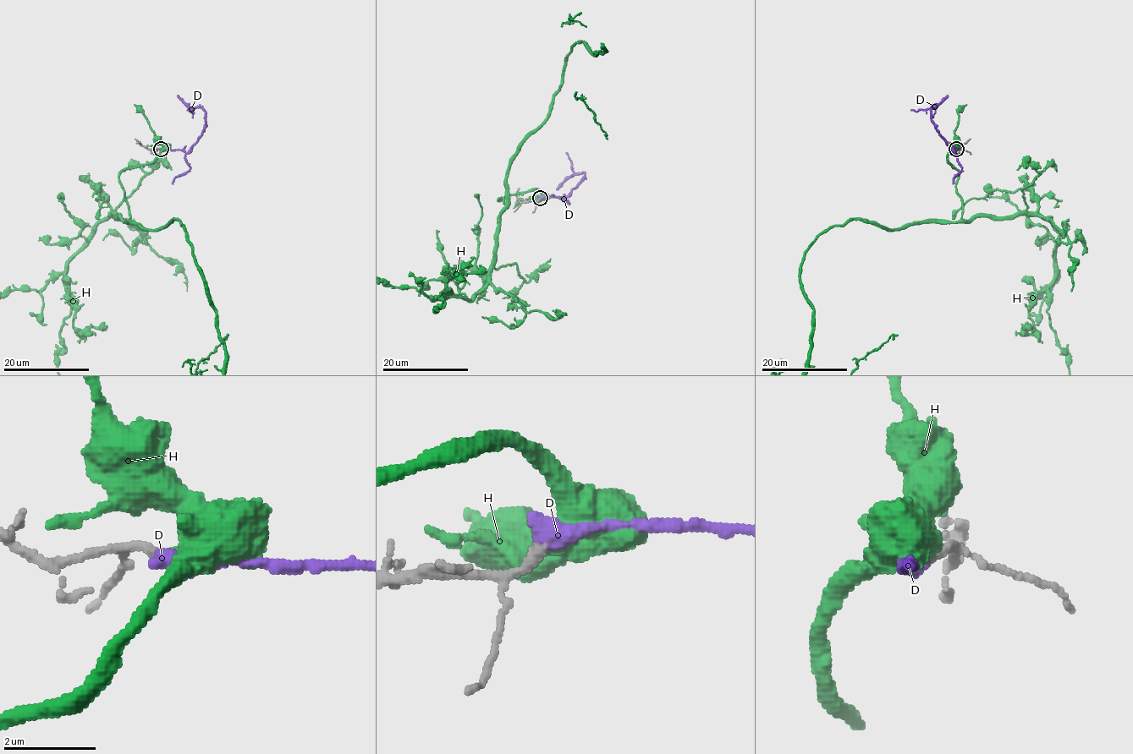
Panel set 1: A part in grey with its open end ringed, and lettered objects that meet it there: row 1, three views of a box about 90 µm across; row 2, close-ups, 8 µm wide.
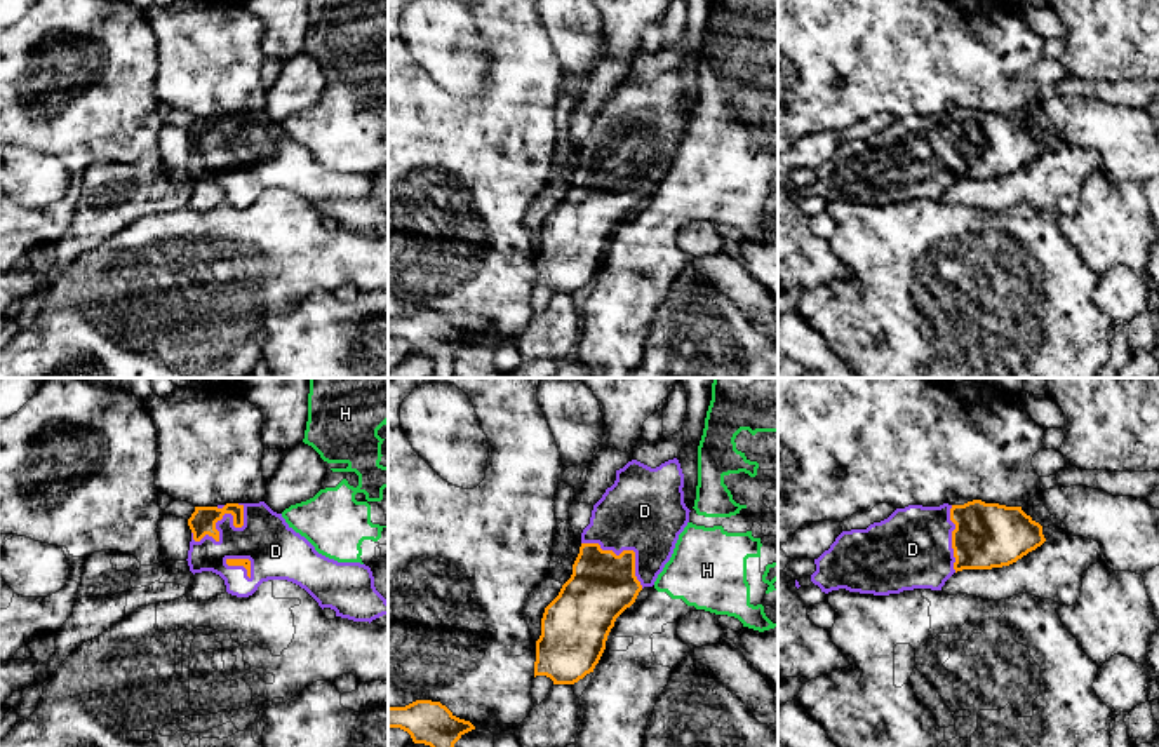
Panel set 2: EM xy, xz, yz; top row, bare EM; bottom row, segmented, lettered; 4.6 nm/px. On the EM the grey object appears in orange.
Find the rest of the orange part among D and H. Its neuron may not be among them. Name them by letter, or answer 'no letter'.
D

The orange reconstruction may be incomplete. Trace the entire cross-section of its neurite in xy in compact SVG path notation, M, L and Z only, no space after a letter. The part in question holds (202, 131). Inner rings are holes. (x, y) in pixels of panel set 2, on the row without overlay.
M265 111L195 117L188 136L190 181L219 185L231 205L249 207L263 192L287 190L336 226L371 233L388 225L369 176L318 164Z

